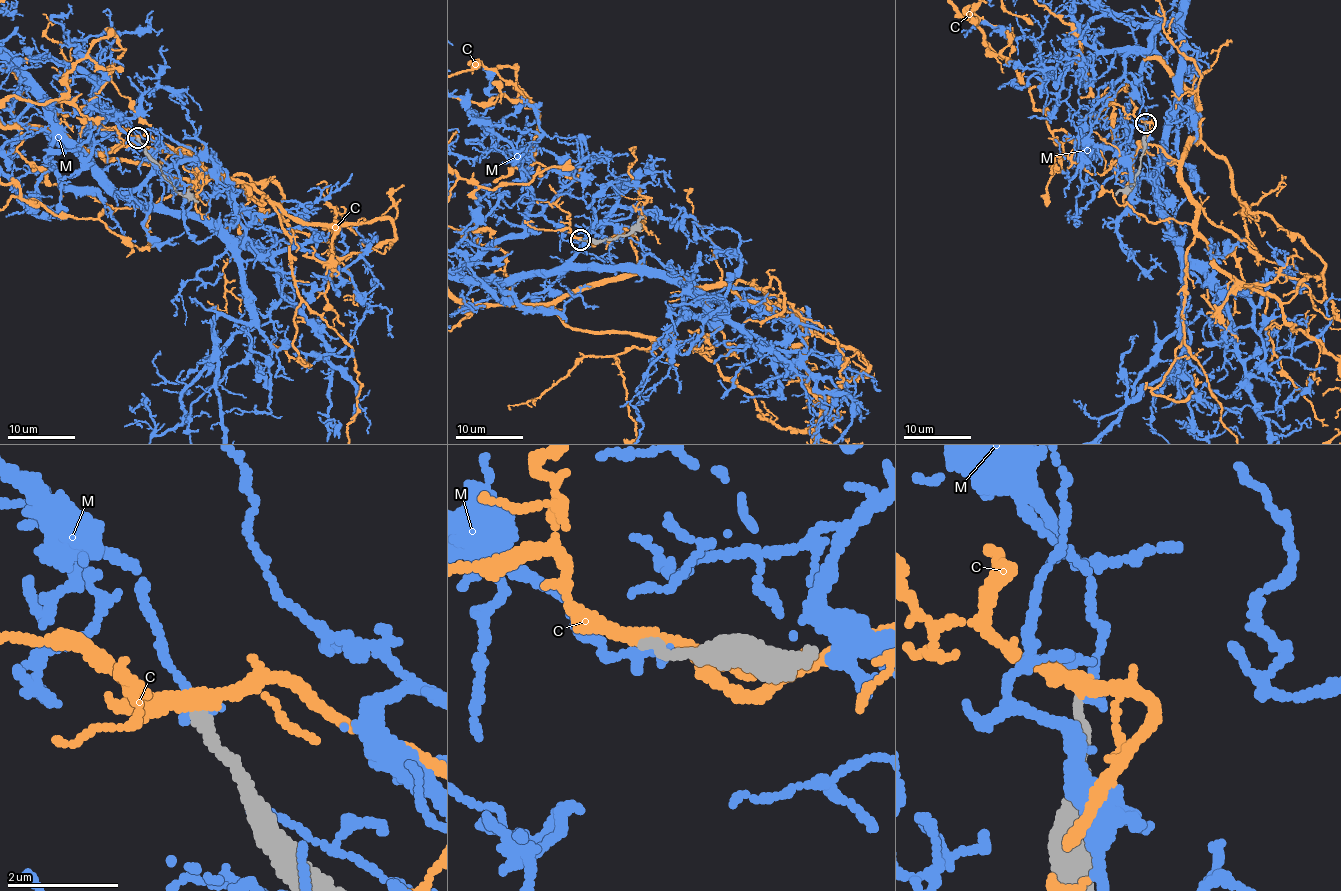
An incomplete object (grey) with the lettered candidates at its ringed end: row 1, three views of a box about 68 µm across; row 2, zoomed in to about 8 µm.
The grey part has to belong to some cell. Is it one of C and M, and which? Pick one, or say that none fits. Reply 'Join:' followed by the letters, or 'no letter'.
Join: no letter

